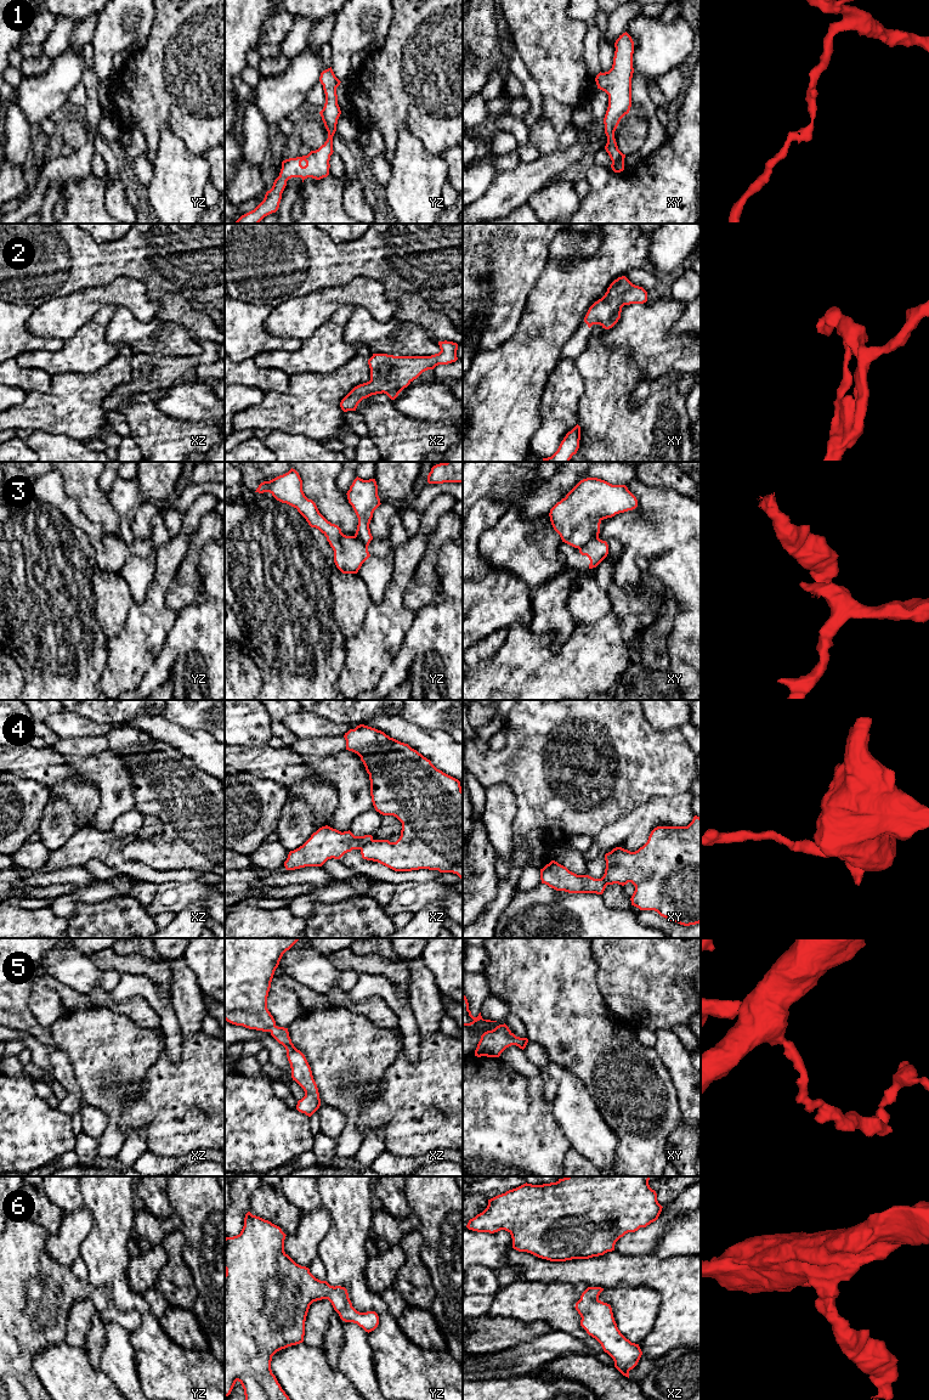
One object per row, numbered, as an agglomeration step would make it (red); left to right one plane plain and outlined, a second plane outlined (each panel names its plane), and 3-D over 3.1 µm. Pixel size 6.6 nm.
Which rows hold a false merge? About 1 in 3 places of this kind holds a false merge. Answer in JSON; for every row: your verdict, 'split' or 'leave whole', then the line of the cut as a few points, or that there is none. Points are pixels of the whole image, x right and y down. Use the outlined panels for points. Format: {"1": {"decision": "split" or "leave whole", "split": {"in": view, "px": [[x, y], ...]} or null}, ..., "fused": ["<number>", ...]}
{"1": {"decision": "leave whole", "split": null}, "2": {"decision": "leave whole", "split": null}, "3": {"decision": "split", "split": {"in": "xy", "px": [[598, 536], [578, 548]]}}, "4": {"decision": "split", "split": {"in": "xz", "px": [[373, 840], [361, 850]]}}, "5": {"decision": "leave whole", "split": null}, "6": {"decision": "leave whole", "split": null}, "fused": ["3", "4"]}

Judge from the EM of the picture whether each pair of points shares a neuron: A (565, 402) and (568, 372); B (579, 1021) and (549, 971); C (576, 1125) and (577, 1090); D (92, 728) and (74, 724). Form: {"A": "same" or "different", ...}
{"A": "same", "B": "same", "C": "same", "D": "same"}

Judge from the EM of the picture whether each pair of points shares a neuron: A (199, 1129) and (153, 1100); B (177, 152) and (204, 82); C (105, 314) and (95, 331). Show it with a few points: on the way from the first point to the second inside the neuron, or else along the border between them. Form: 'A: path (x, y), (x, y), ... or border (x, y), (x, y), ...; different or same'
A: path (188, 1118), (180, 1110), (164, 1108); same
B: border (162, 126), (168, 126), (193, 153), (202, 156); different
C: path (103, 317), (96, 327); same

